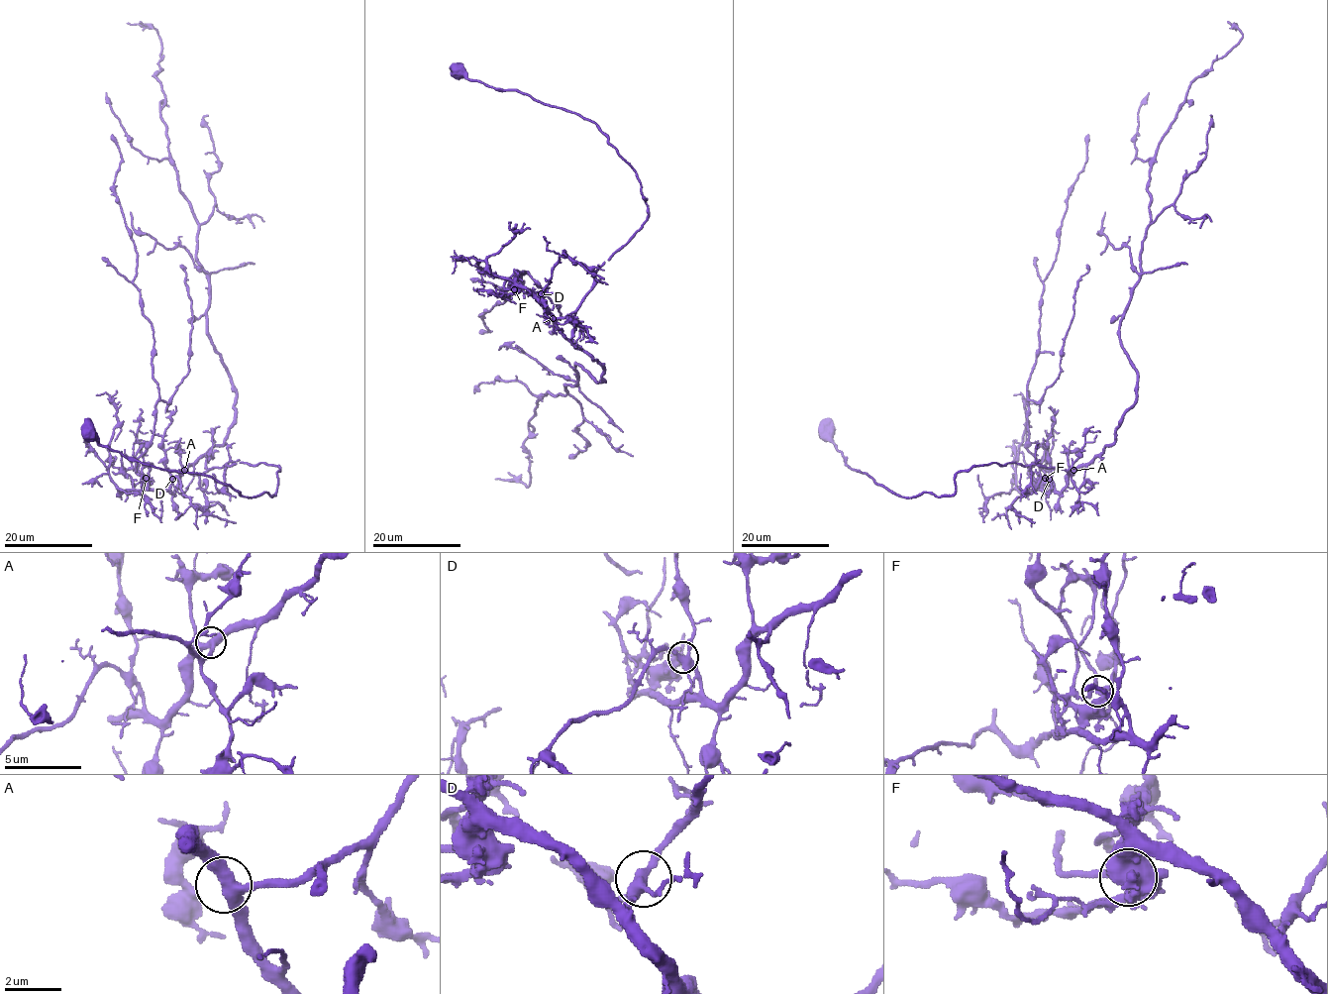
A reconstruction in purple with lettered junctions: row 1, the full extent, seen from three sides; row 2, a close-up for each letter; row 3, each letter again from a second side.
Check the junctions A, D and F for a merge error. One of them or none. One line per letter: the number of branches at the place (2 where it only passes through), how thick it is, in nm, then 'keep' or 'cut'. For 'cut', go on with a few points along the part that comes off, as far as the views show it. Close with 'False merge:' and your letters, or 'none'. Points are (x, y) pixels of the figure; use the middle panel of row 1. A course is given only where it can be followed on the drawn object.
A: 4 branches meet; 400 nm thick; keep
D: 4 branches meet; 360 nm thick; keep
F: 6 branches meet; 300 nm thick; cut; foreign part runs (514, 289), (504, 282), (528, 272), (522, 283), (501, 287), (505, 300), (483, 315), (490, 331), (480, 332)
False merge: F

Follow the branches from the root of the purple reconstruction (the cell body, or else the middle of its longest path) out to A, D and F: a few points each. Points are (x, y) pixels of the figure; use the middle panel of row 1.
A: (459, 70), (592, 121), (640, 181), (646, 222), (597, 271), (581, 303), (553, 318)
D: (459, 70), (592, 121), (633, 169), (647, 199), (646, 222), (597, 271), (573, 311), (553, 317), (541, 293)
F: (459, 70), (592, 121), (647, 199), (646, 222), (597, 271), (573, 311), (555, 318), (529, 290), (514, 289)

